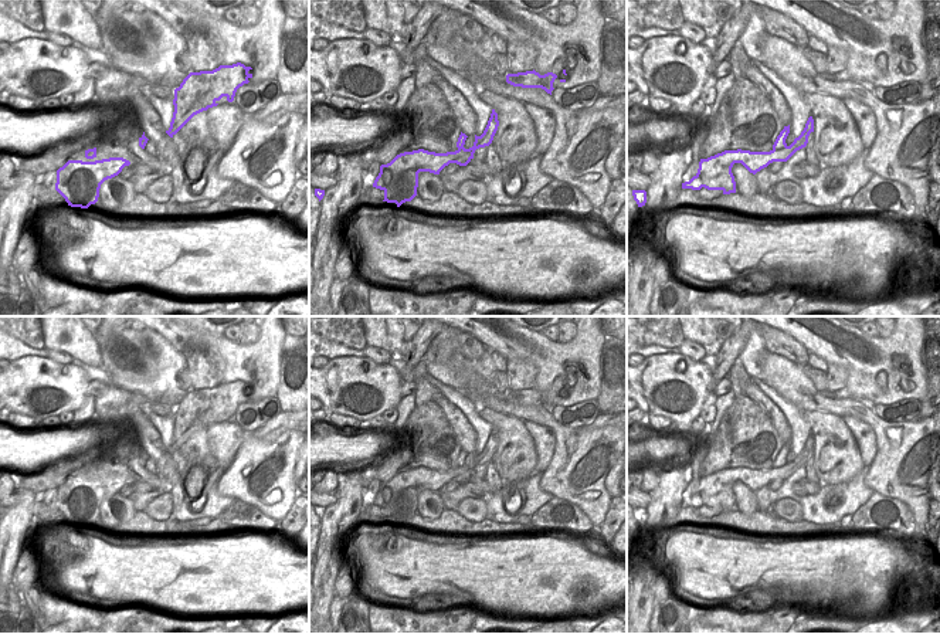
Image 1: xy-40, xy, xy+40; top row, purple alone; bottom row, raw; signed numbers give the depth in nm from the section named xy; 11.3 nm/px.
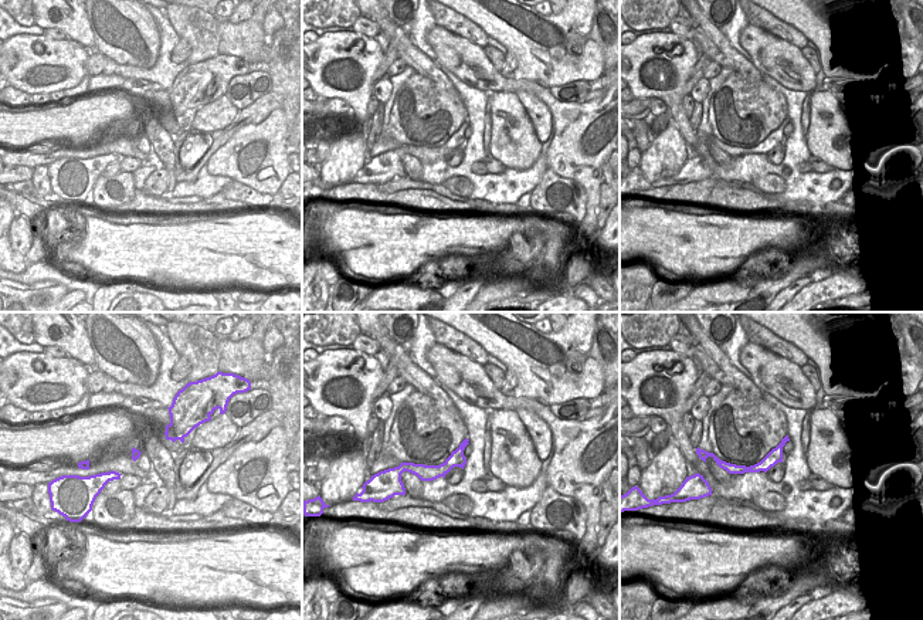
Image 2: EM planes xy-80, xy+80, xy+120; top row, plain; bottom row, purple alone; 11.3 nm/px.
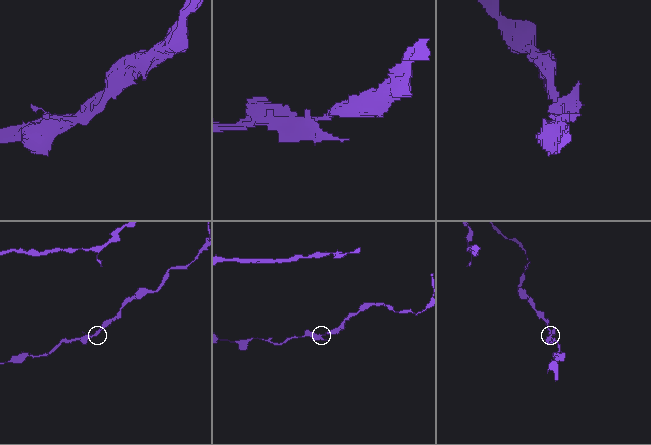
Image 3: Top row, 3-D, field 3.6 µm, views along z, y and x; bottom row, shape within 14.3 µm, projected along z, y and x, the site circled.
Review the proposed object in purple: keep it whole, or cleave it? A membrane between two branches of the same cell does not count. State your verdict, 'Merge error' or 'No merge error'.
No merge error

